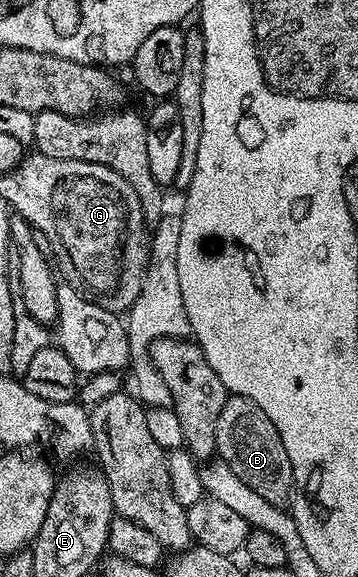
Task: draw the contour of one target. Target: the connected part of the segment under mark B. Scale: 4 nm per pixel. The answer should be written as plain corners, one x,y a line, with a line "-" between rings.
229,396
222,407
222,415
218,415
218,439
216,451
219,460
225,461
232,468
234,475
246,483
262,499
270,499
270,503
284,505
293,496
294,482
290,459
286,459
286,447
282,447
282,439
270,423
266,411
245,397

